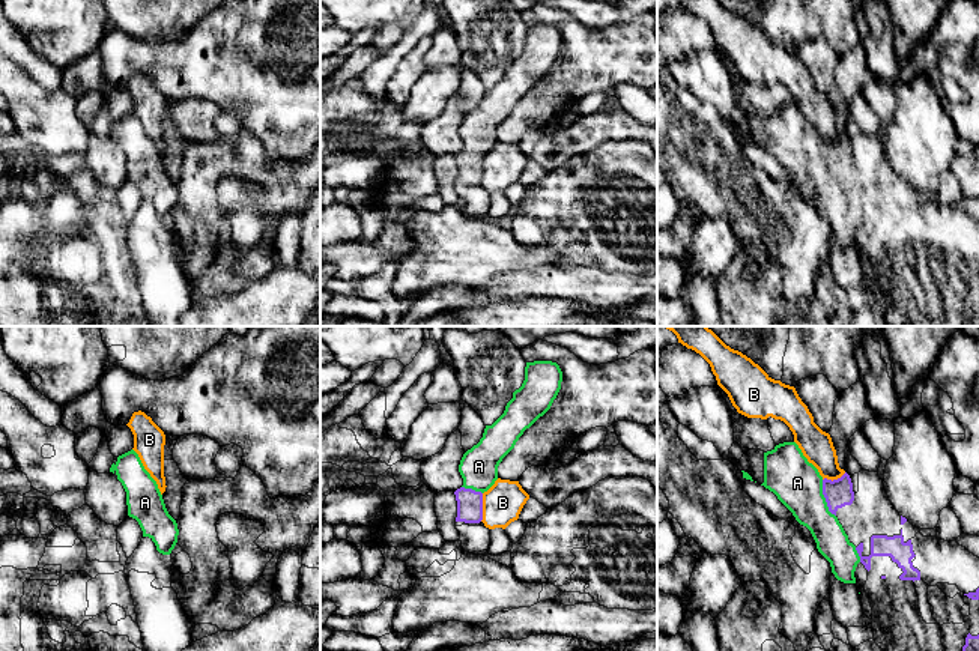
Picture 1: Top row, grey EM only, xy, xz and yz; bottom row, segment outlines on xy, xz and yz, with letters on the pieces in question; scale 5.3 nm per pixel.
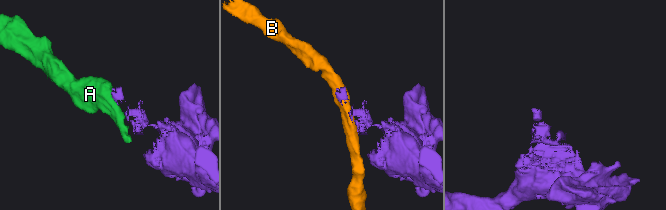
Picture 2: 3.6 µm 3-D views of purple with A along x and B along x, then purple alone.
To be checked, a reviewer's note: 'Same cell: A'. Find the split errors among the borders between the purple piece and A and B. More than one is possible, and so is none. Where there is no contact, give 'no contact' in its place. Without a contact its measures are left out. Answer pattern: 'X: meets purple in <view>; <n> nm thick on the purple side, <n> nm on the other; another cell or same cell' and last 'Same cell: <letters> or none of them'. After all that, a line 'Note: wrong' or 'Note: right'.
A: meets purple in yz; 150 nm thick on the purple side, 260 nm on the other; same cell
B: meets purple in xz; 140 nm thick on the purple side, 220 nm on the other; another cell
Same cell: A
Note: right

